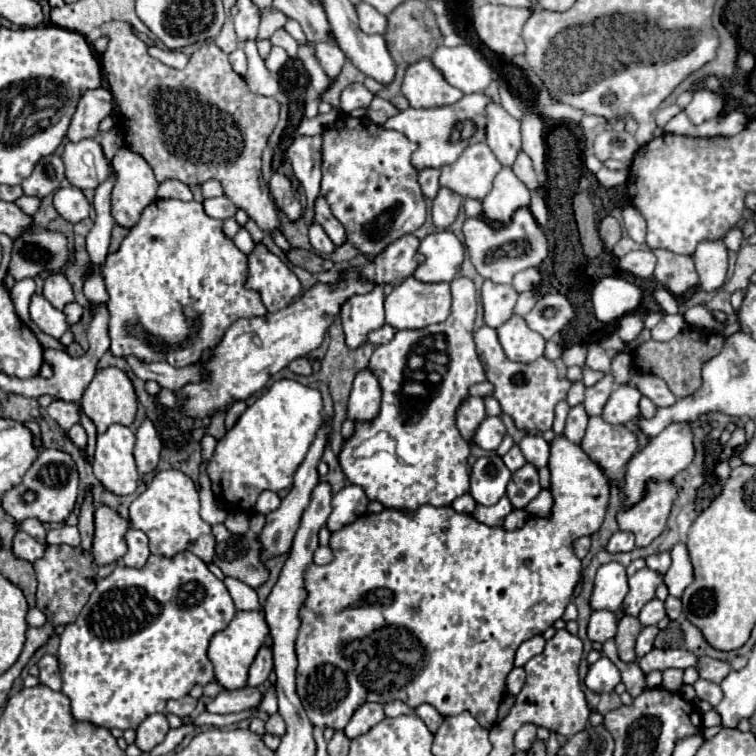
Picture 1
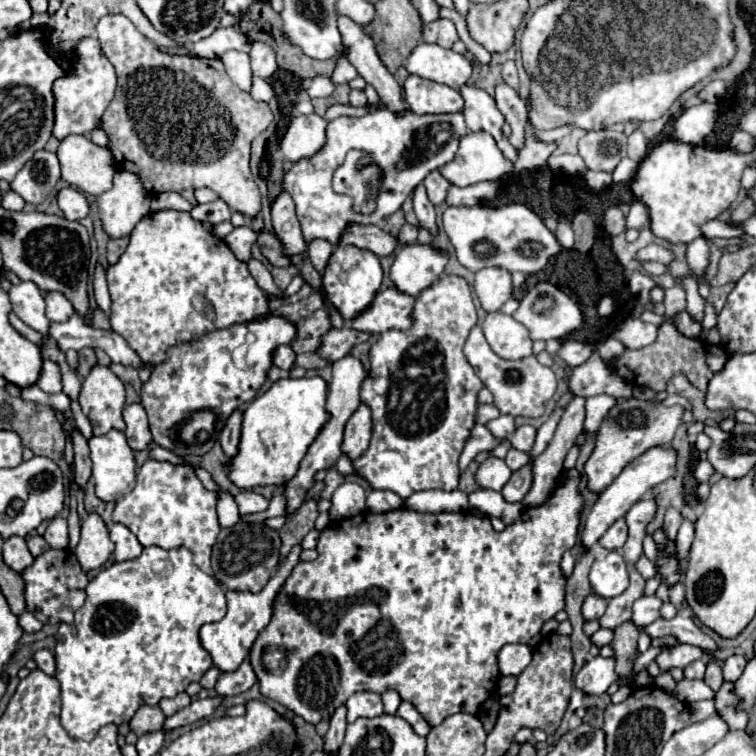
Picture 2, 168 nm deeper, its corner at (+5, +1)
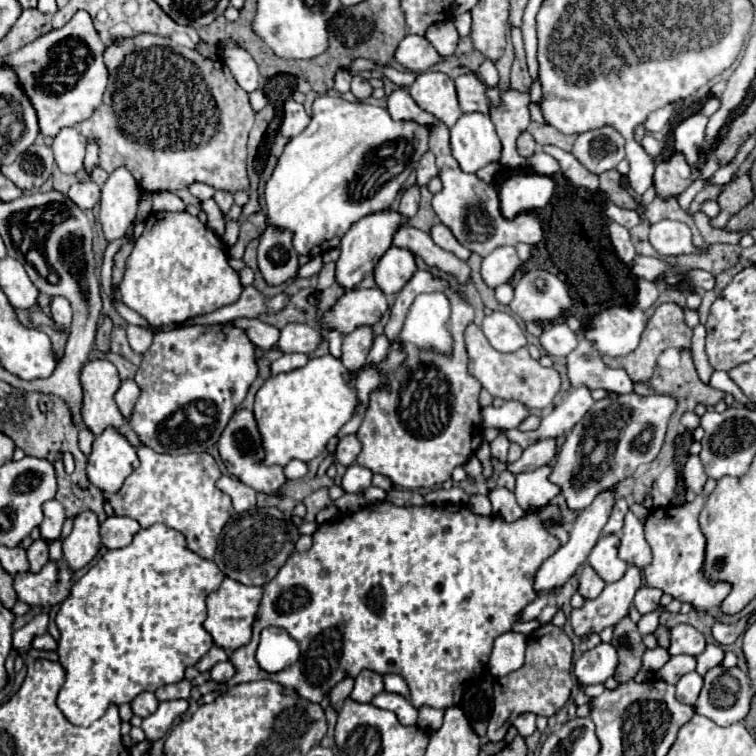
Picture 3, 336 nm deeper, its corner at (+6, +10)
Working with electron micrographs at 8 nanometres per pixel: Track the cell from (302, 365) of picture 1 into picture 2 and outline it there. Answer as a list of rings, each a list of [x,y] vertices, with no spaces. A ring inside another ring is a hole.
[[[280,345],[274,349],[272,353],[272,363],[280,369],[292,369],[294,367],[294,361],[296,361],[296,353],[292,351],[290,345]]]

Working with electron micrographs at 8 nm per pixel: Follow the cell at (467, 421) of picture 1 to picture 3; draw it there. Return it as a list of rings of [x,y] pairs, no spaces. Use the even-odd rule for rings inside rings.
[[[573,388],[563,398],[555,410],[541,420],[541,426],[533,432],[521,432],[517,428],[513,430],[499,430],[499,428],[487,428],[487,442],[493,442],[497,436],[507,436],[509,442],[517,442],[521,448],[527,448],[529,444],[535,444],[543,438],[559,438],[567,434],[583,416],[589,412],[589,408],[595,404],[589,388]]]

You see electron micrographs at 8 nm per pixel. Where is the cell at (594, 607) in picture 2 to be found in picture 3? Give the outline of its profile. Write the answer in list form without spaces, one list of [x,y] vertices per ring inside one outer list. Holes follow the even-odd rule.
[[[585,568],[583,574],[579,576],[579,594],[585,598],[585,600],[595,600],[605,588],[605,582],[597,576],[597,572],[593,568]]]

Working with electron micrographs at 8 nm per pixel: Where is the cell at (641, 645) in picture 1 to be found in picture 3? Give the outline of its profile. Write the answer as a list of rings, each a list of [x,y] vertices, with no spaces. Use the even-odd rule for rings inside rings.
[[[741,618],[737,624],[731,624],[731,626],[721,624],[721,622],[715,622],[713,628],[711,628],[711,634],[717,640],[717,644],[721,644],[721,646],[733,644],[739,638],[739,634],[745,630],[745,620],[747,618]]]

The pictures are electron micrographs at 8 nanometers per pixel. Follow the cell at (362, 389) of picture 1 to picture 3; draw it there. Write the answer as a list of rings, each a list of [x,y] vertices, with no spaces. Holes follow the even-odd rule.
[[[355,434],[351,436],[343,436],[337,444],[337,452],[335,452],[335,458],[337,462],[341,462],[343,466],[351,466],[357,458],[357,454],[361,452],[361,442],[357,440]]]

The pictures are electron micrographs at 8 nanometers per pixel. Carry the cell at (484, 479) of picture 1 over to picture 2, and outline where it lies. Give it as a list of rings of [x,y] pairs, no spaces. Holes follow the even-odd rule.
[[[488,457],[480,467],[478,467],[478,473],[476,473],[476,481],[482,489],[494,489],[494,491],[500,491],[504,487],[504,483],[510,479],[512,471],[508,469],[508,465],[504,463],[504,459],[498,459],[498,457]]]

